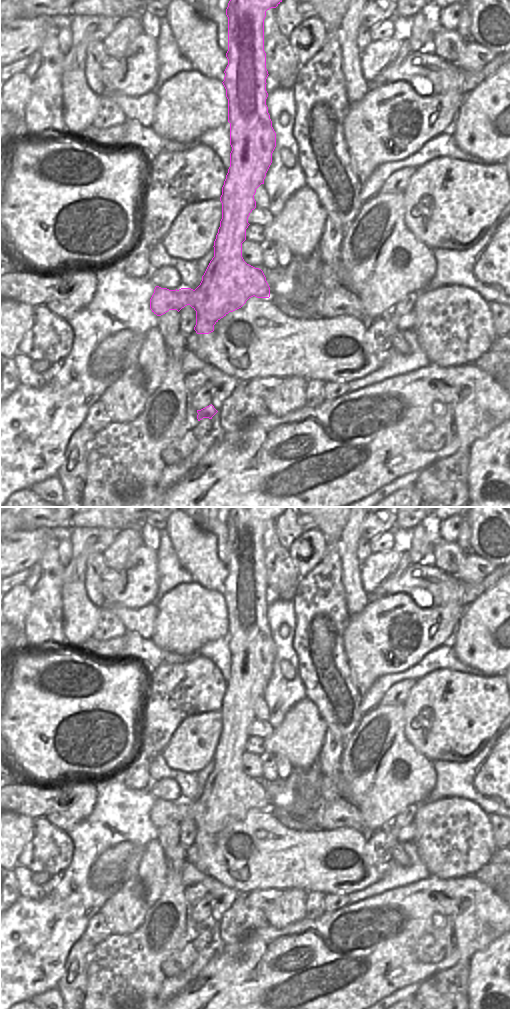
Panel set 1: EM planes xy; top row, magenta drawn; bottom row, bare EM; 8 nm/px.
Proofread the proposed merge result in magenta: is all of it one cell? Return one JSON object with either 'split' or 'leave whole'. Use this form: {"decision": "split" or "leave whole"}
{"decision": "leave whole"}

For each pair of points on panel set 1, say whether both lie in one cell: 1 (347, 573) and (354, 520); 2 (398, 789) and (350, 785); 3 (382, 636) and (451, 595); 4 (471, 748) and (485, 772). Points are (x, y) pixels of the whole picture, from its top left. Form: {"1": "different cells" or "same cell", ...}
{"1": "same cell", "2": "same cell", "3": "different cells", "4": "different cells"}

